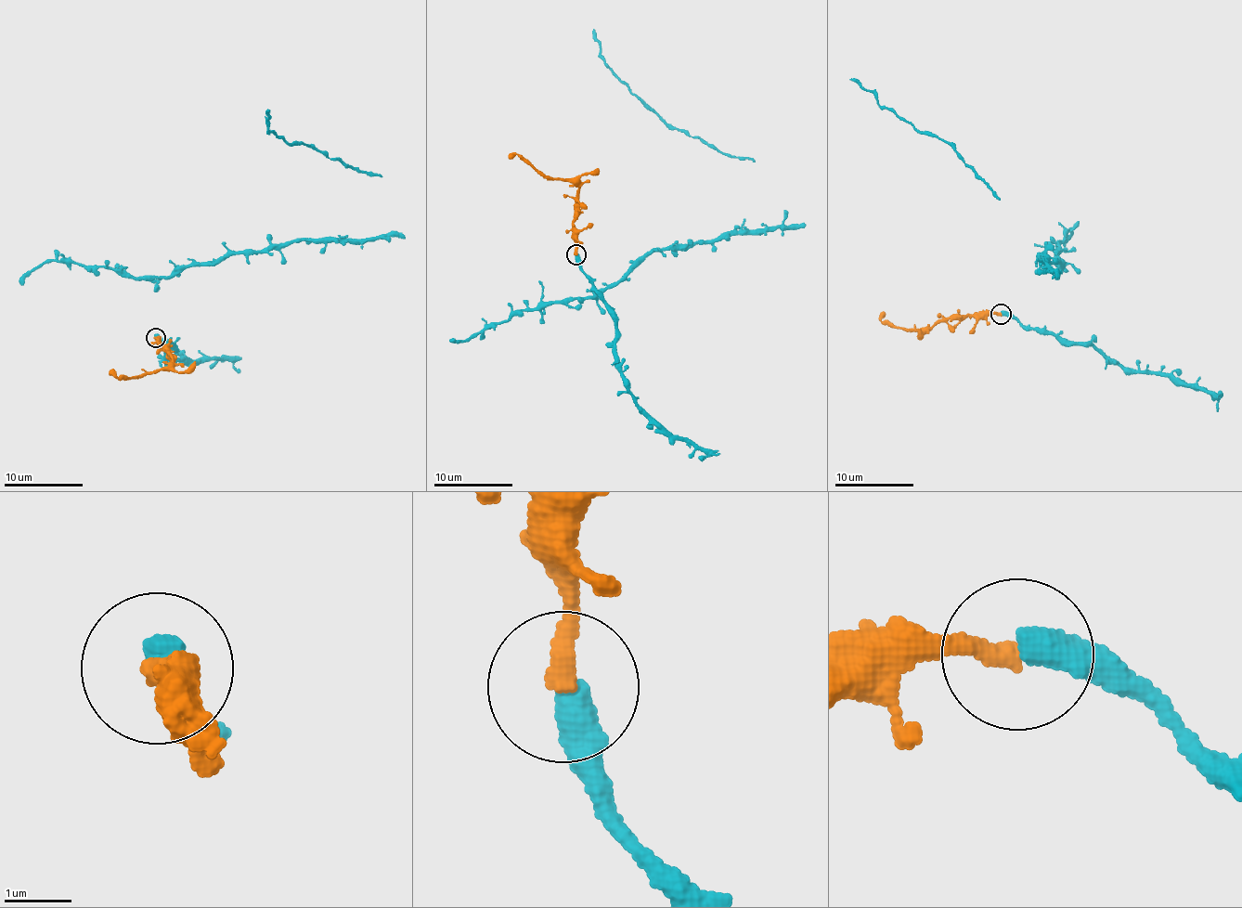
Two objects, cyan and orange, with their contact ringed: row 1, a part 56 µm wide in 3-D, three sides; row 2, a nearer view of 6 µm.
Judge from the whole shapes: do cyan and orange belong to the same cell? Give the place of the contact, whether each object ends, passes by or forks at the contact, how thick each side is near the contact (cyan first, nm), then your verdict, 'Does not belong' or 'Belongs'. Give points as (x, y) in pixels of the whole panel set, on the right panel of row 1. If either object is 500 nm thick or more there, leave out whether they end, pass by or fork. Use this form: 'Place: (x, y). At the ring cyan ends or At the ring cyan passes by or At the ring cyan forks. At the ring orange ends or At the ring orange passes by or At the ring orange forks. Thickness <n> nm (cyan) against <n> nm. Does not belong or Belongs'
Place: (1001, 314). At the ring cyan ends. At the ring orange ends. Thickness 460 nm (cyan) against 320 nm. Belongs

